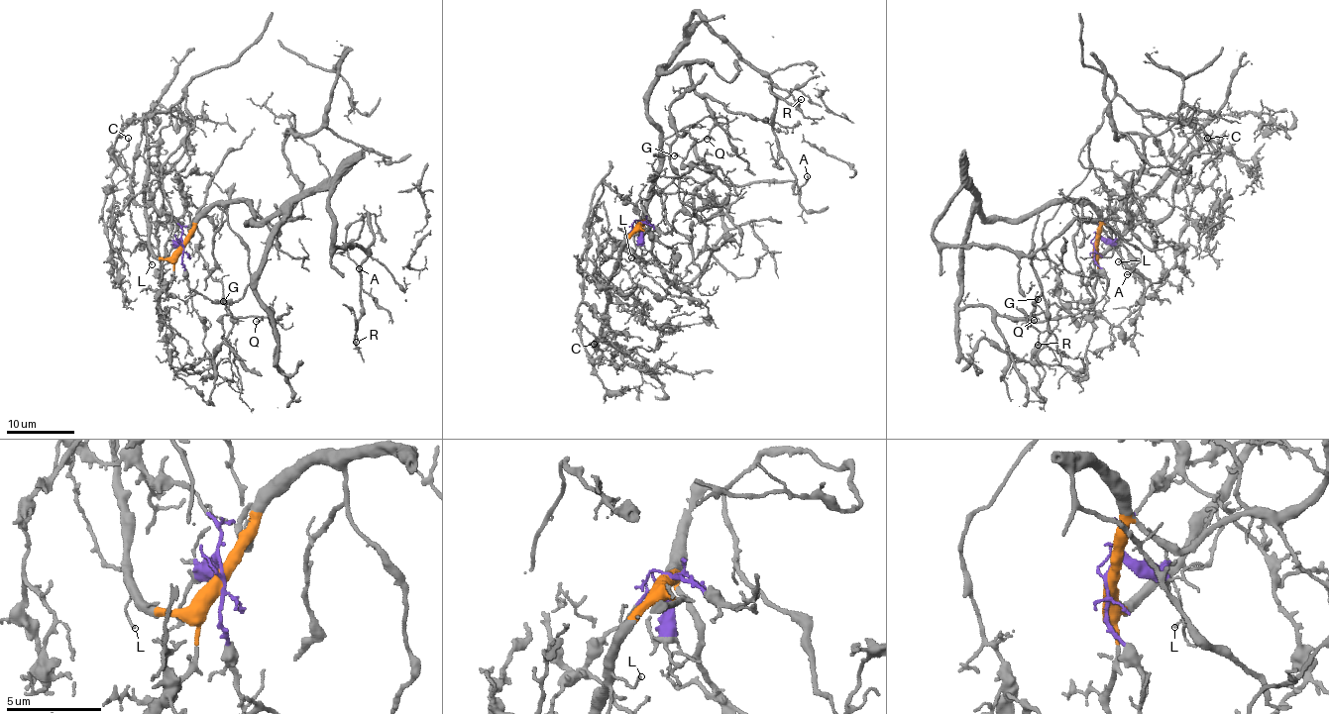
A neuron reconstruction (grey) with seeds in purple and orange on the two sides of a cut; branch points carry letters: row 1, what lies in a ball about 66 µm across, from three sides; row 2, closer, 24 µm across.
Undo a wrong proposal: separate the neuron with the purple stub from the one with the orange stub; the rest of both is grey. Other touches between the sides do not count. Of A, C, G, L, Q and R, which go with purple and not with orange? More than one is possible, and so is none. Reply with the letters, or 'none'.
C

